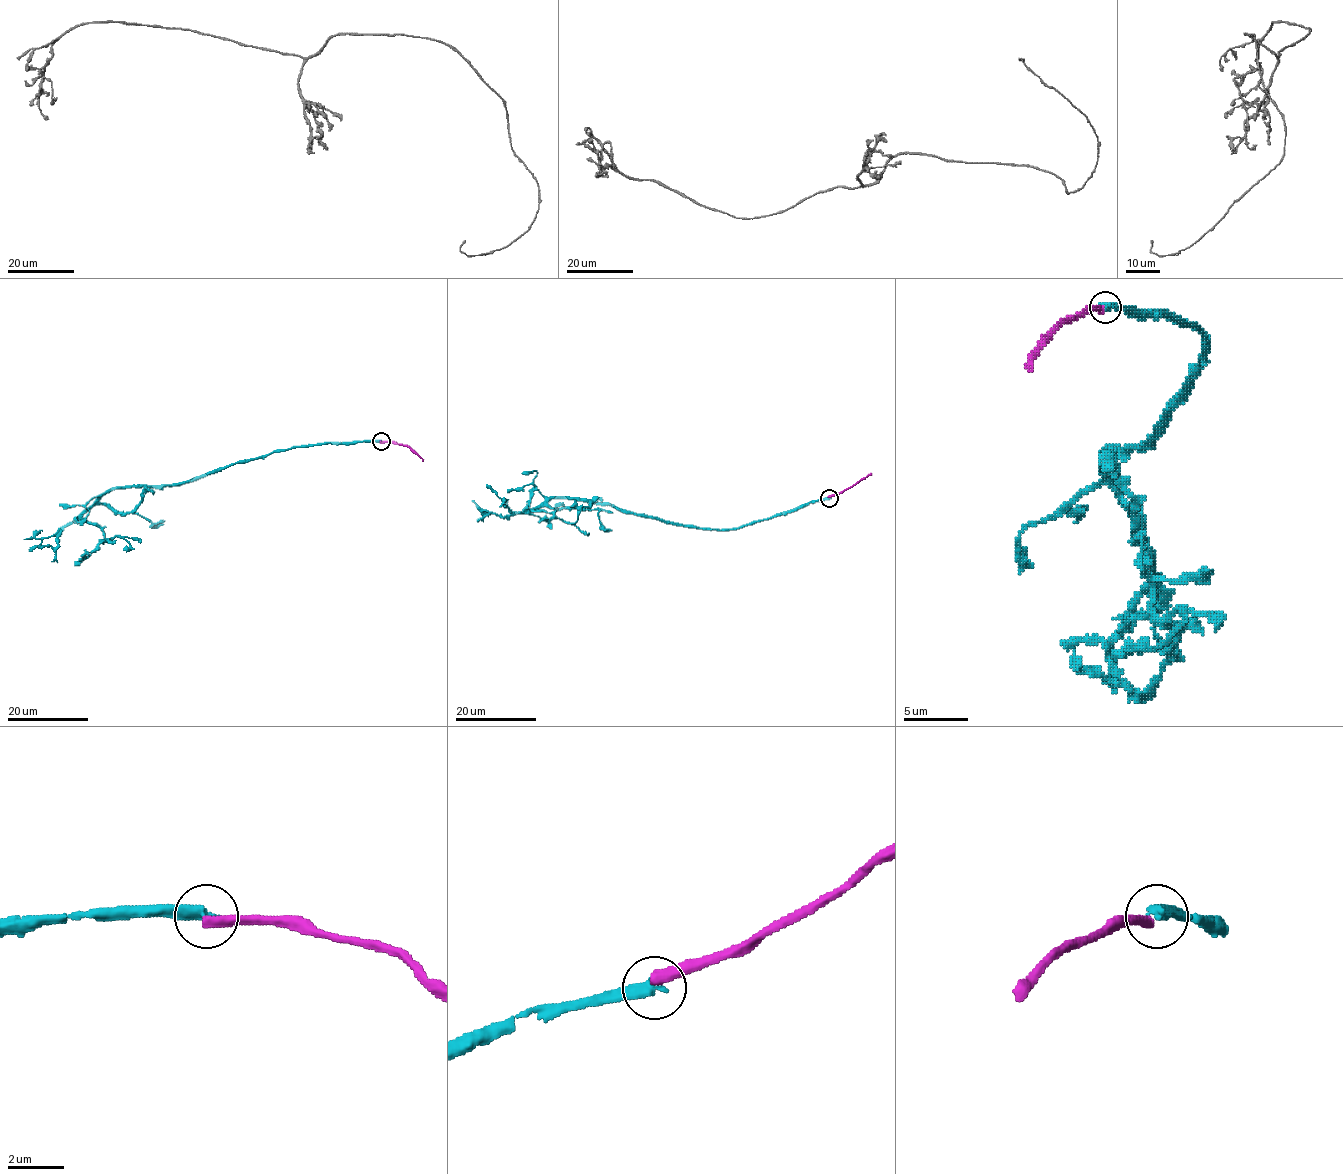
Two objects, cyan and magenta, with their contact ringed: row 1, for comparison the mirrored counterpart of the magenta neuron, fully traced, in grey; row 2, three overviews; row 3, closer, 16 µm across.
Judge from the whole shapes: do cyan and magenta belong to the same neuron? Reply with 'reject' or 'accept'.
reject

